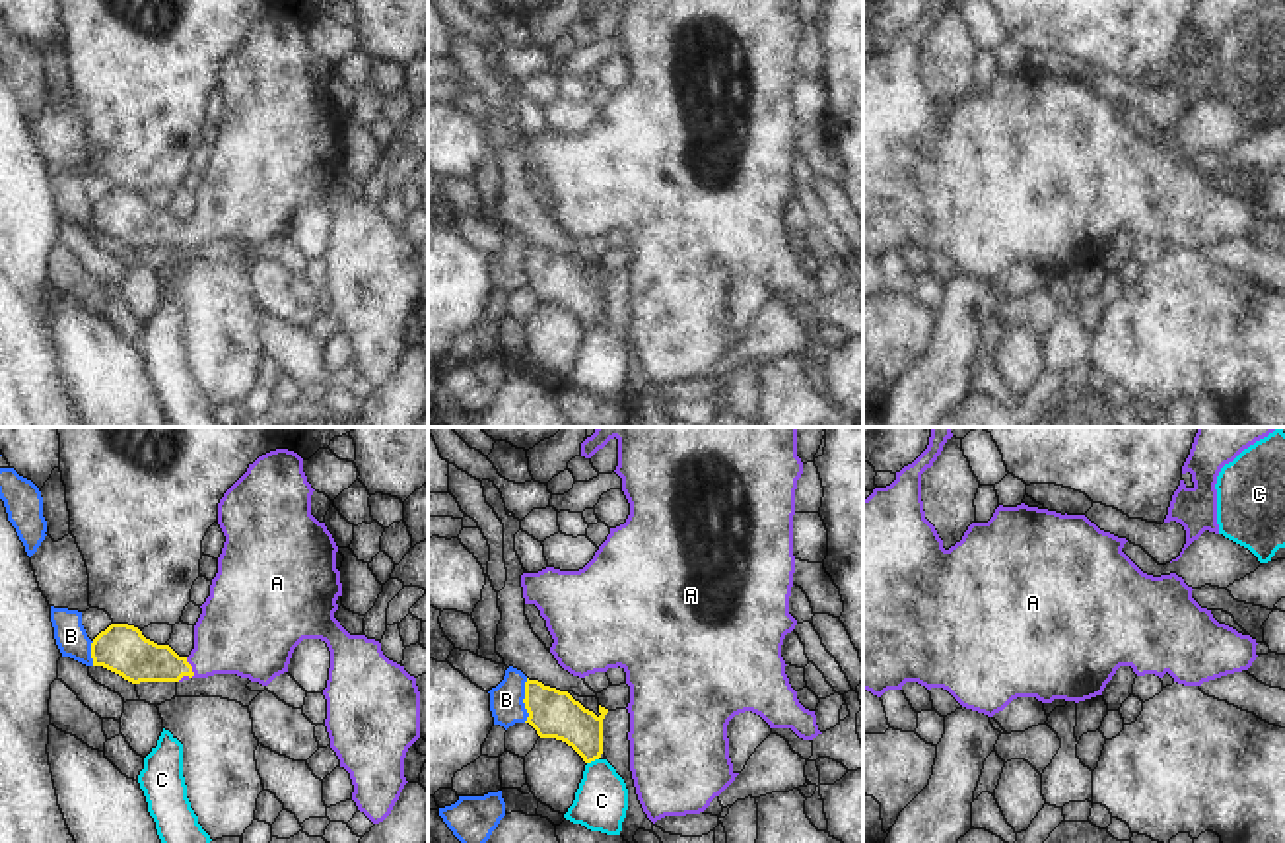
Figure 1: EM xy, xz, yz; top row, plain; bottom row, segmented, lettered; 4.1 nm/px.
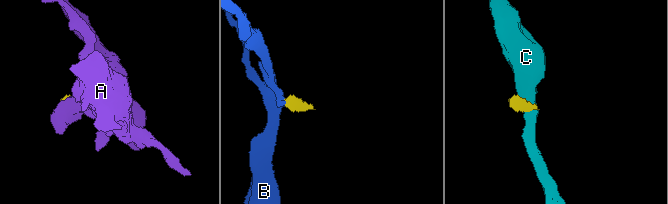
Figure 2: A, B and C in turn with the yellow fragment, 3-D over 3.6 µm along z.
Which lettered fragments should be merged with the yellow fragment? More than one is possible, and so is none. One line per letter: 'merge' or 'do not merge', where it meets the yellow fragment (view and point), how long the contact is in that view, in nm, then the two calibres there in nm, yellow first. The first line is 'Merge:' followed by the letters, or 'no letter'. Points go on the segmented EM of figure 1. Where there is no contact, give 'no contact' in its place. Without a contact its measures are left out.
Merge: A
A: merge | xy (193, 674) | 110 nm | 190/340 nm
B: do not merge | xz (523, 700) | 180 nm | 200/140 nm
C: do not merge | xz (591, 760) | 50 nm | 200/220 nm

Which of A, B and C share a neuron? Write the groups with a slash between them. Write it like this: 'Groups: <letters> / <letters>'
Groups: A / B / C

